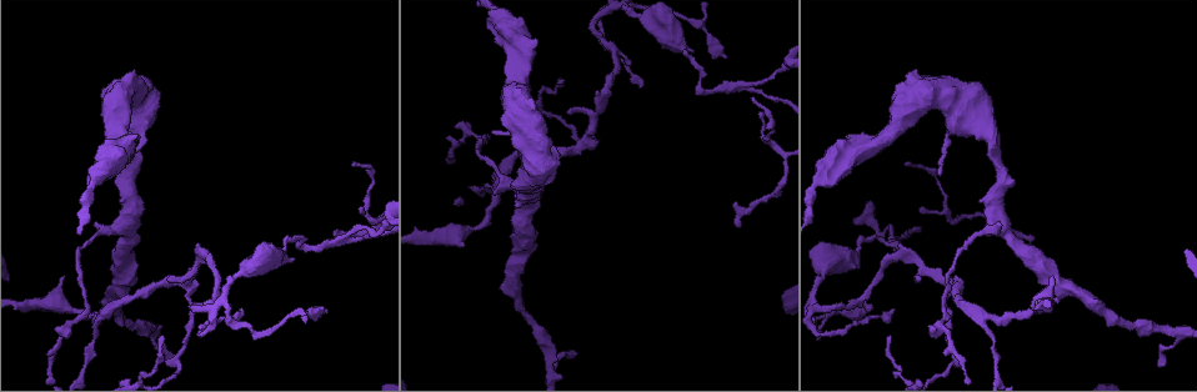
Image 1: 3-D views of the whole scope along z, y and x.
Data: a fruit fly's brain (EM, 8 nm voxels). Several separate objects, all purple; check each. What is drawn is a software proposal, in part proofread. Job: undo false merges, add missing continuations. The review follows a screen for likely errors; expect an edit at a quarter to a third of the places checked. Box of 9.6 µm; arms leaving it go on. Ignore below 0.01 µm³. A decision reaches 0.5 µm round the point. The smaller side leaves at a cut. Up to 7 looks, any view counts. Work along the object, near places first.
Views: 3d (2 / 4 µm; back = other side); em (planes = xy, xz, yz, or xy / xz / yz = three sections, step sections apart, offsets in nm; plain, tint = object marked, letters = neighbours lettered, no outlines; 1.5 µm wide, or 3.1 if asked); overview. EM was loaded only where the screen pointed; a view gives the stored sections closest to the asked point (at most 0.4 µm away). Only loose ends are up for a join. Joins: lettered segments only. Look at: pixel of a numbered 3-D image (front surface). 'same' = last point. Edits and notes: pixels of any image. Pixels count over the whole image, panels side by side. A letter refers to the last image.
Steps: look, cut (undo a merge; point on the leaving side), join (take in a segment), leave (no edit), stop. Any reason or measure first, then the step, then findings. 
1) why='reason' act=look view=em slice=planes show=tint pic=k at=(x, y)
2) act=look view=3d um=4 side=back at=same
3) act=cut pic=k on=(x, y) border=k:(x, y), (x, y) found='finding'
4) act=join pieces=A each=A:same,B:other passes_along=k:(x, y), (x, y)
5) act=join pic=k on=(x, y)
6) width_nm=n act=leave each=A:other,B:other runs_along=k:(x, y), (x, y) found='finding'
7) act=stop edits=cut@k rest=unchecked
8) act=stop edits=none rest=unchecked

why='narrows sharply' act=look view=em slice=xy step=8 show=tint pic=1 at=(1118, 319)

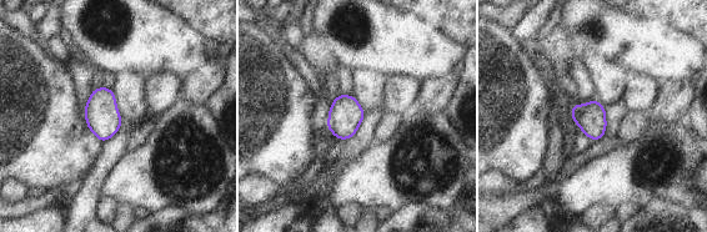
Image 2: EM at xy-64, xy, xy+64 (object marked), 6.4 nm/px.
act=look view=em slice=xz step=8 show=tint at=same

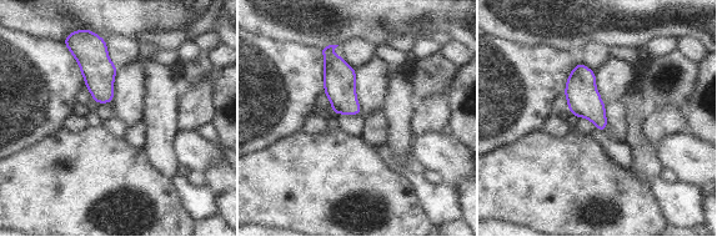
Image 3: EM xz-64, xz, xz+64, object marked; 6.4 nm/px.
act=look view=em slice=xz step=8 show=letters at=same

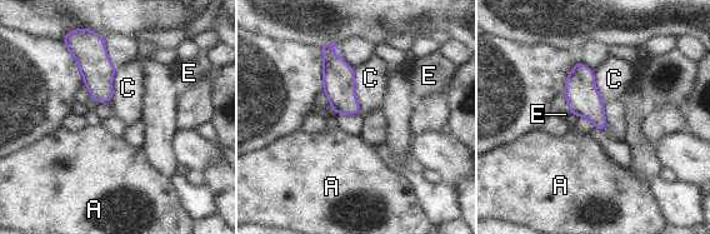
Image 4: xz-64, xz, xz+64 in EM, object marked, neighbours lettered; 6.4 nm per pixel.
act=leave each=A:other,C:other,E:other found='all the same cell'

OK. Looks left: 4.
why='thin end' act=look view=em slice=yz step=8 show=tint pic=1 at=(1158, 367)

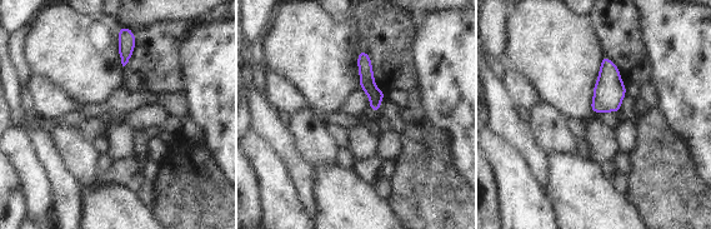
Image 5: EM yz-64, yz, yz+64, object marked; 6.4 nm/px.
act=look view=em slice=planes show=letters at=same

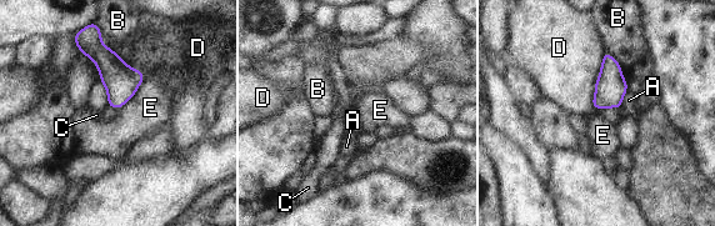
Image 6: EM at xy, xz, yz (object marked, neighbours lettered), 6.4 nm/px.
act=leave each=A:other,B:other,C:other,D:other,E:other border=6:(145, 78), (136, 91), (118, 110) found='none of them fits'

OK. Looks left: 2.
why='branch stops here' act=look view=em slice=planes show=tint pic=1 at=(866, 314)

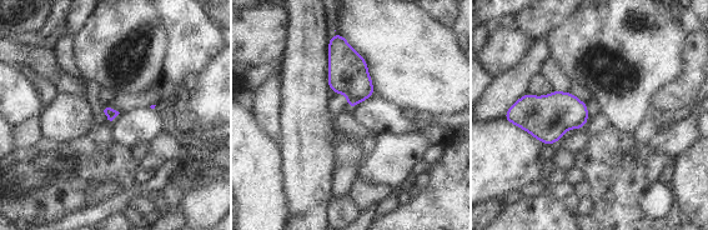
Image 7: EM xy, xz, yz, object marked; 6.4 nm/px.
act=look view=em slice=planes show=letters at=same

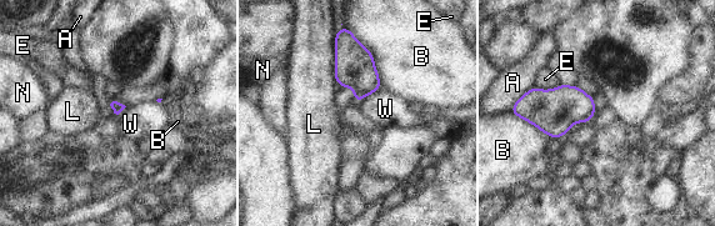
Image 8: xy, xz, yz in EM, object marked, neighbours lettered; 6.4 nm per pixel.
act=leave each=A:other,B:other,E:other,L:other,N:other,W:other border=8:(380, 88), (356, 103) found='no lettered segment goes on from it'

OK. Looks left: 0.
act=stop edits=none rest=unchecked

